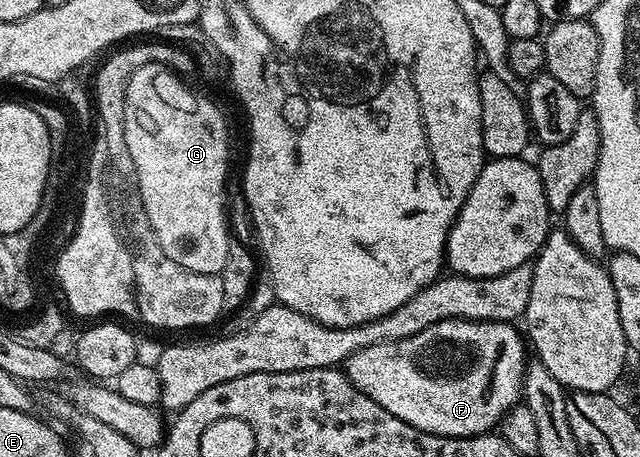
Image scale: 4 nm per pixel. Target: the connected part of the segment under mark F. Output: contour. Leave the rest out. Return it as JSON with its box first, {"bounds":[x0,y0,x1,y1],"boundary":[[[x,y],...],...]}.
{"bounds":[346,320,526,438],"boundary":[[[443,320],[442,322],[434,322],[434,326],[426,326],[426,330],[418,330],[418,334],[410,334],[410,338],[398,338],[385,344],[375,344],[358,350],[346,362],[346,375],[348,381],[355,388],[362,390],[362,394],[366,394],[368,400],[378,402],[378,406],[382,406],[382,410],[390,410],[390,414],[394,414],[394,418],[402,418],[402,422],[406,422],[418,430],[438,434],[439,436],[449,436],[450,438],[483,436],[491,433],[499,425],[501,418],[521,403],[522,400],[526,340],[521,329],[519,327],[516,329],[516,327],[517,325],[512,322],[503,324],[502,322],[486,322],[485,320]]]}

